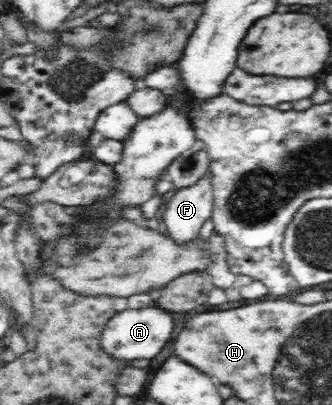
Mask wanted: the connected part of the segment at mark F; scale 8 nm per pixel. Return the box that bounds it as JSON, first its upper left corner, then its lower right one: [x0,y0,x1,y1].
[162,172,214,246]

